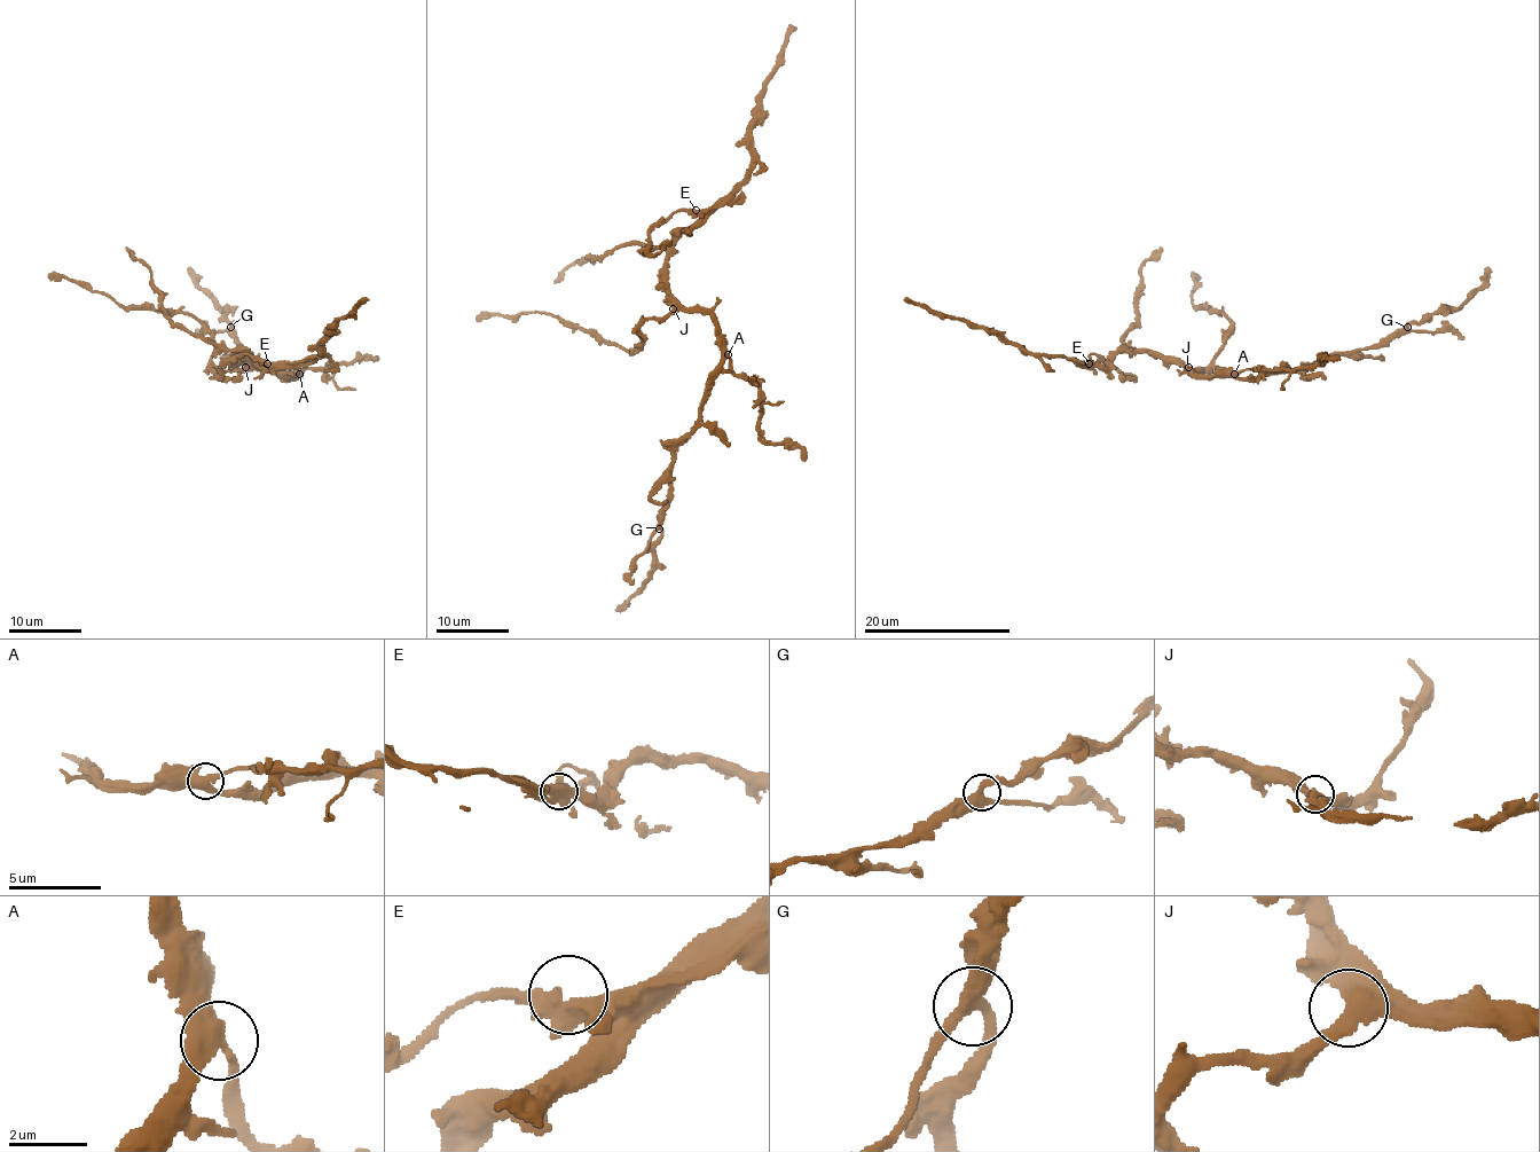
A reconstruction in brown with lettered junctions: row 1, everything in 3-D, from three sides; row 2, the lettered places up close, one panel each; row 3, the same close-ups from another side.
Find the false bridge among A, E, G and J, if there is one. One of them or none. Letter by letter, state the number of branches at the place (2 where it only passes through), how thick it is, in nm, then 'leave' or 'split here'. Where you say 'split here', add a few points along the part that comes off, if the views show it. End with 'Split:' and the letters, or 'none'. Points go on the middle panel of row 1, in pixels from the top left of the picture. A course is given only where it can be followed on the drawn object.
A: branches 4; calibre 360 nm; leave
E: branches 3; calibre 400 nm; leave
G: branches 3; calibre 360 nm; leave
J: branches 3; calibre 440 nm; leave
Split: none

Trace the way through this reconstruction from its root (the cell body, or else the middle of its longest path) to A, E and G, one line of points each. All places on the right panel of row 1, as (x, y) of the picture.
A: (1192, 370), (1195, 375), (1234, 375)
E: (1192, 370), (1168, 357), (1155, 357), (1148, 351), (1121, 351), (1102, 366), (1089, 363)
G: (1192, 370), (1207, 376), (1239, 378), (1257, 378), (1275, 370), (1306, 370), (1334, 354), (1382, 347), (1407, 327)

